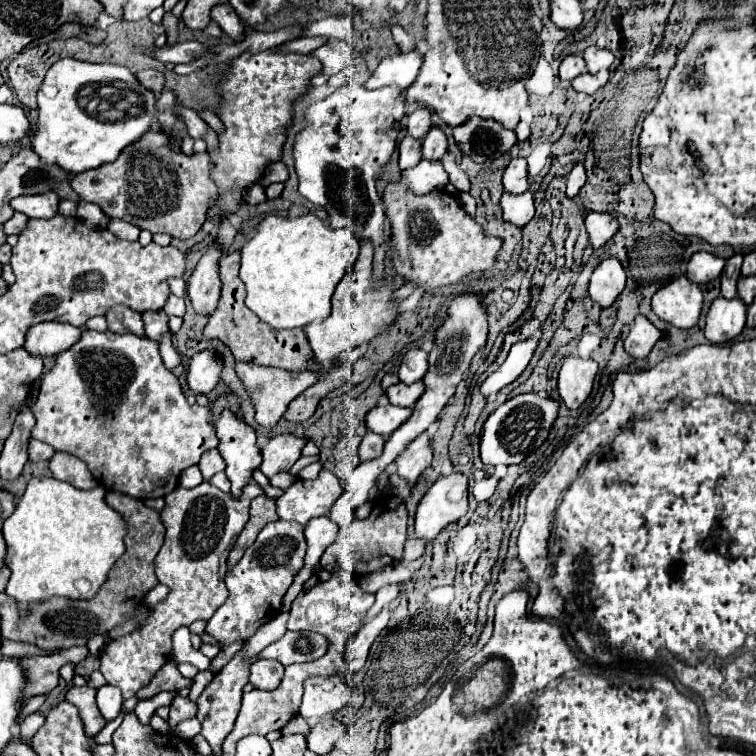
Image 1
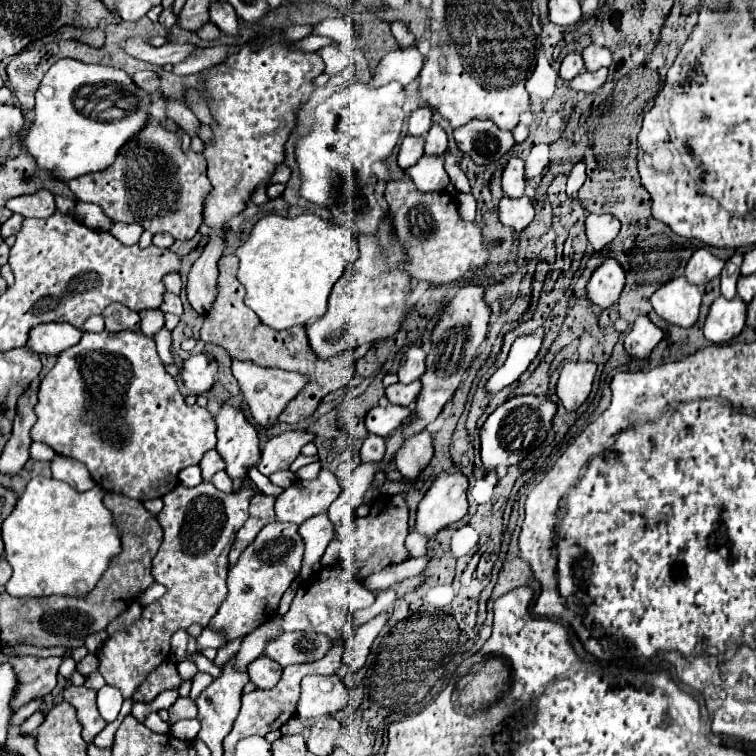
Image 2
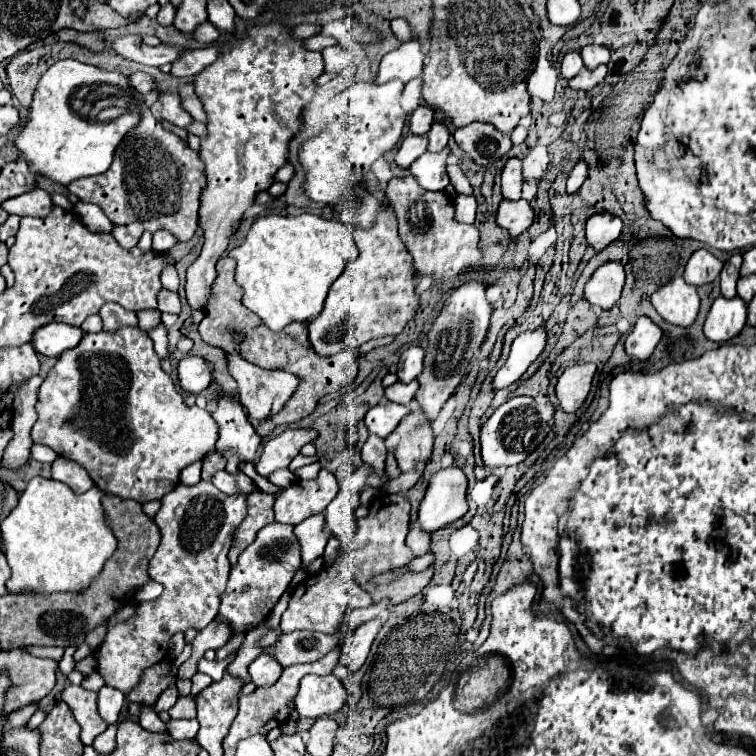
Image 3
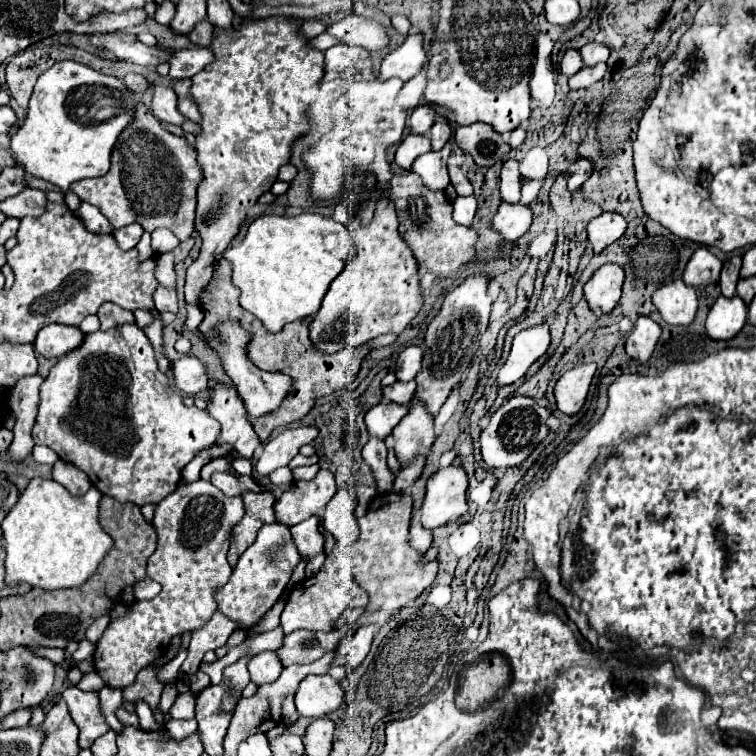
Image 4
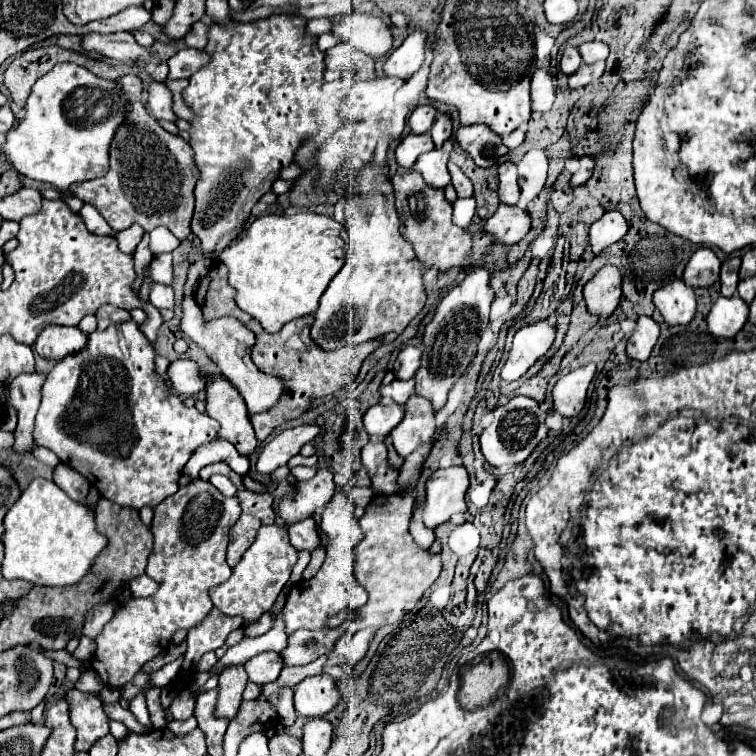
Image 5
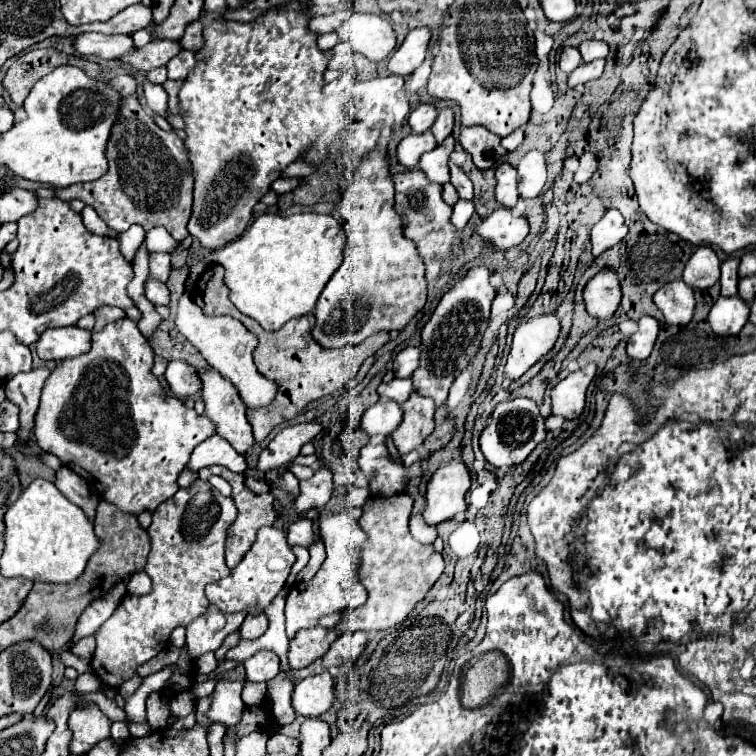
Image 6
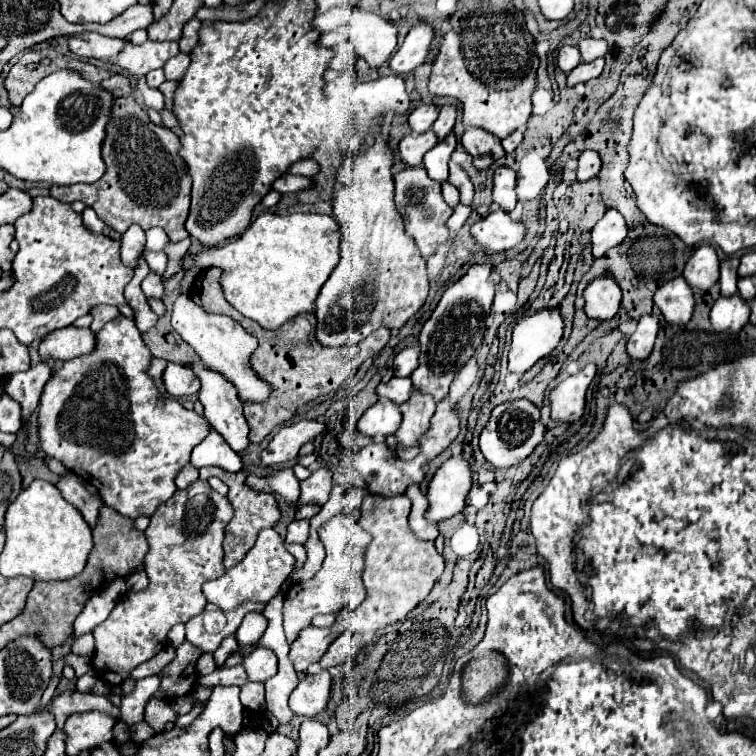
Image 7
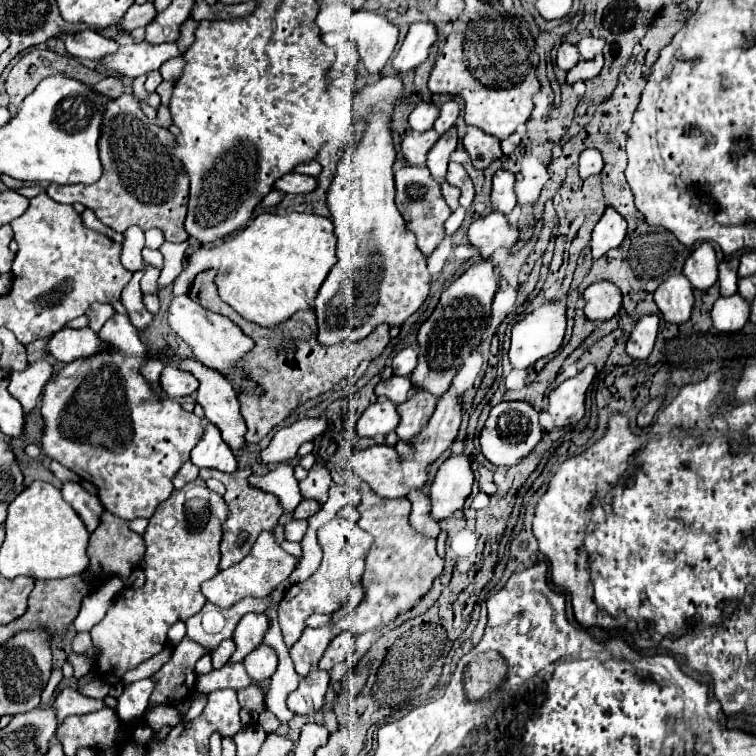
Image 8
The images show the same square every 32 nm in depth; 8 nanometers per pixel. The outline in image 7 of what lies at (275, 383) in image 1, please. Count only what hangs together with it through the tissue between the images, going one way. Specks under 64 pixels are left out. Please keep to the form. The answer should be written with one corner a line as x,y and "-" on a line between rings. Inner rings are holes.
180,294
174,302
172,308
172,328
182,336
184,342
188,342
194,352
200,356
200,360
220,372
222,376
226,376
238,390
242,400
250,400
250,402
262,402
268,398
270,394
270,386
266,382
262,382
250,368
248,358
256,348
256,338
250,336
240,324
236,324
232,318
228,316
220,316
220,314
210,314
206,312
200,304
196,304
188,294

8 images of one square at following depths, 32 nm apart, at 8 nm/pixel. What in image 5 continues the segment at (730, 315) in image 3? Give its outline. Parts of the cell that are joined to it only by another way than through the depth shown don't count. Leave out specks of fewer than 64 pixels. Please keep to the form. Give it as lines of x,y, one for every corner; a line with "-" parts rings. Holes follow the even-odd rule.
738,294
732,298
720,296
708,314
708,328
718,338
732,338
742,330
746,320
748,304

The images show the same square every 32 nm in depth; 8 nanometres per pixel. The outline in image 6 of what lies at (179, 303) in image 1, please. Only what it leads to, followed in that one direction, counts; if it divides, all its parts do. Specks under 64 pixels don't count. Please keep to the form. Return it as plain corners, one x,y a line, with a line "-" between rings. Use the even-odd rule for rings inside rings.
148,278
148,280
144,282
144,290
146,290
146,298
148,298
152,304
164,304
164,306
168,304
170,294
168,294
166,284
162,284
162,282
154,280
154,278

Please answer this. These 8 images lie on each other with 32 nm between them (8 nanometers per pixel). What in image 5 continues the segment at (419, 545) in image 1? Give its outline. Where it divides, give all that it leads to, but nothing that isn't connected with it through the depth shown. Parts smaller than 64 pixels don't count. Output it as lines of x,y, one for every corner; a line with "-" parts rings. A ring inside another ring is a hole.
418,518
410,520
410,534
416,540
416,544
420,544
422,548
430,548
430,544
436,540
434,530
432,528
426,528
424,522
418,520

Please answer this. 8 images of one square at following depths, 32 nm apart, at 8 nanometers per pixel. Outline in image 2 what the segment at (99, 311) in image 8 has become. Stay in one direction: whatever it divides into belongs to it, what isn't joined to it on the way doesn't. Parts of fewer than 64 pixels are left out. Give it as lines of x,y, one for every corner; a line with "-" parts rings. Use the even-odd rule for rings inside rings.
110,304
102,312
106,330
108,332
120,332
120,330
140,330
140,318
136,312
124,308
122,304

